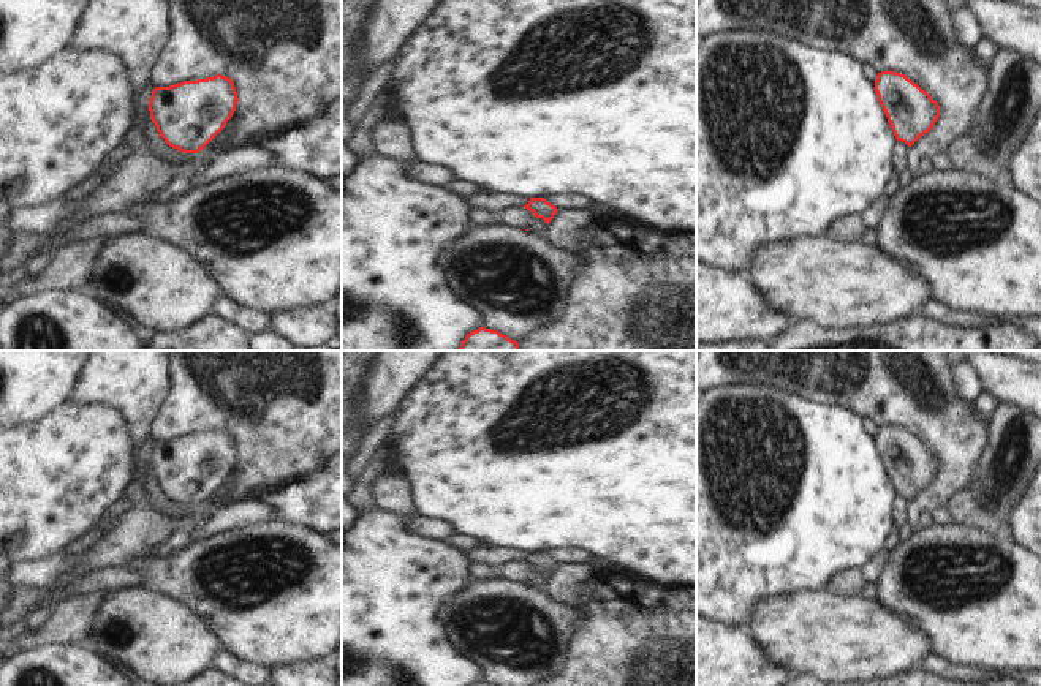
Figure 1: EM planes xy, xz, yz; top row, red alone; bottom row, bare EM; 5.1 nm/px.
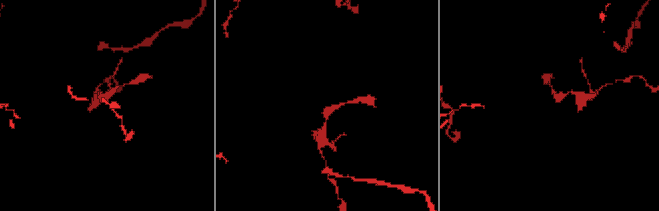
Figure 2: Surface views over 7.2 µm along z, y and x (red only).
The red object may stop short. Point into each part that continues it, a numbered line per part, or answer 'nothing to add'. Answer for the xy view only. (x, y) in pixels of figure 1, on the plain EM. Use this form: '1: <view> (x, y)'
nothing to add

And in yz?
nothing to add

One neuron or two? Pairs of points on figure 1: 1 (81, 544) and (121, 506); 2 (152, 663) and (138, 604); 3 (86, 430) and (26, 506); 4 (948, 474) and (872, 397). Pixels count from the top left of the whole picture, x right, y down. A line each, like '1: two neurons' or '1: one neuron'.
1: one neuron
2: one neuron
3: one neuron
4: one neuron

